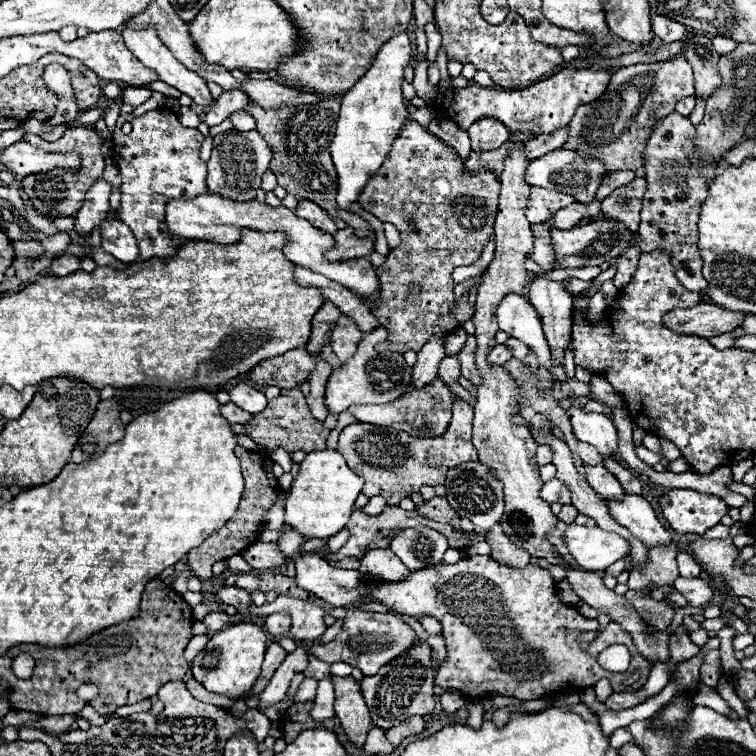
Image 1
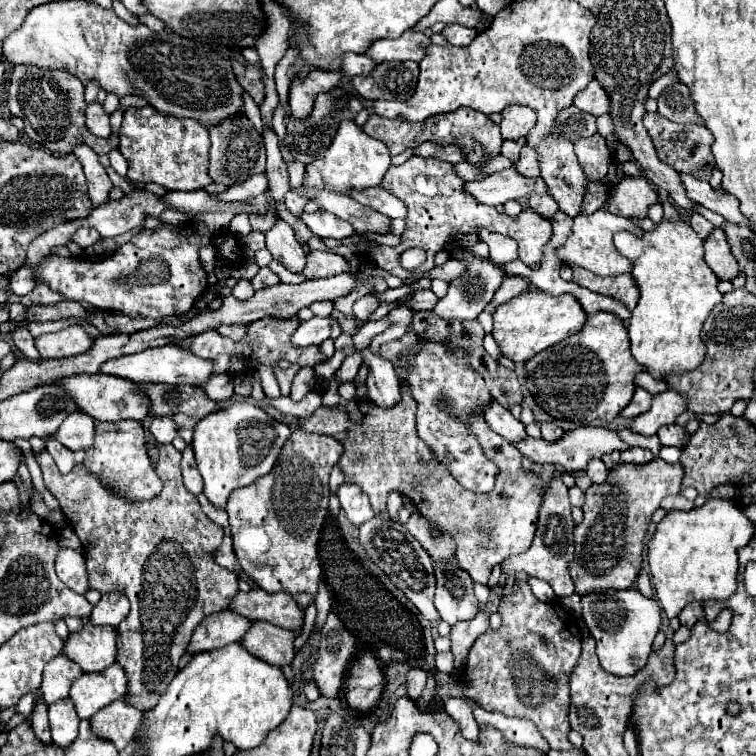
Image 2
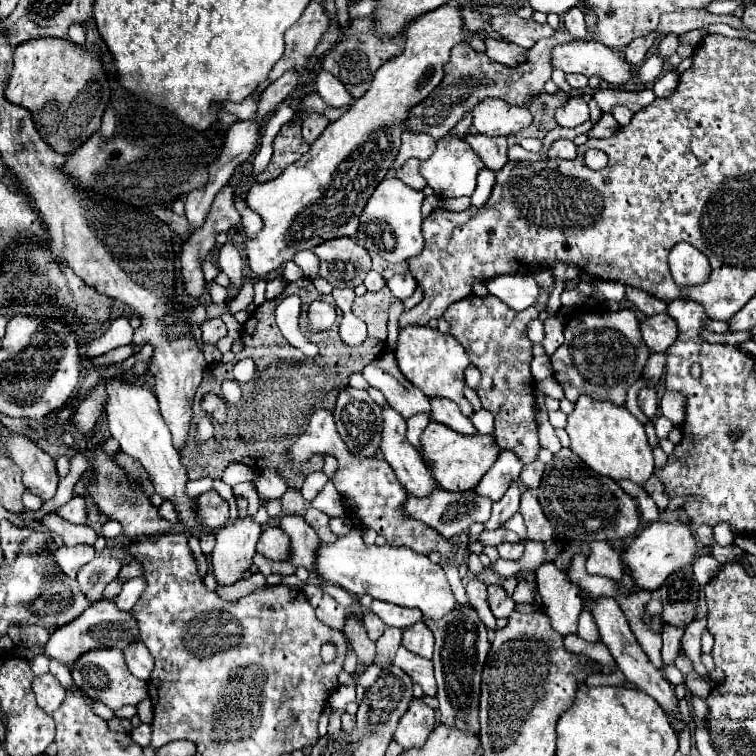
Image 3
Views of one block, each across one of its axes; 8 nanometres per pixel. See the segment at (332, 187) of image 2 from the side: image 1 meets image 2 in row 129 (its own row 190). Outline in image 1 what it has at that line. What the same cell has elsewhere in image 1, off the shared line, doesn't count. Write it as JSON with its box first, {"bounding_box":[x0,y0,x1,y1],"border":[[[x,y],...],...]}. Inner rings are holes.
{"bounding_box":[330,32,412,210],"border":[[[406,32],[392,37],[382,44],[368,72],[340,98],[340,112],[336,122],[336,134],[330,142],[332,160],[338,172],[338,194],[336,202],[344,210],[350,202],[358,200],[366,182],[382,166],[394,138],[398,138],[400,128],[406,124],[408,108],[402,98],[404,68],[412,62],[412,42]]]}

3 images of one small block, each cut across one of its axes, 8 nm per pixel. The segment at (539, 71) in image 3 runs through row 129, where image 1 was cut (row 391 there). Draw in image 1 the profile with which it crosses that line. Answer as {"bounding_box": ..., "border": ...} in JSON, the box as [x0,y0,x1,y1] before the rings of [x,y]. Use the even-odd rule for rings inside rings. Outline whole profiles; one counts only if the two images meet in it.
{"bounding_box":[346,378,454,438],"border":[[[434,378],[434,382],[426,384],[424,388],[414,388],[392,402],[368,404],[368,406],[352,404],[346,408],[346,412],[356,416],[360,422],[390,426],[390,428],[398,428],[398,430],[404,430],[404,432],[414,434],[414,436],[428,438],[428,436],[440,436],[442,432],[446,432],[446,426],[448,426],[450,416],[452,416],[452,398],[454,398],[454,394],[452,394],[450,386],[442,378]]]}

